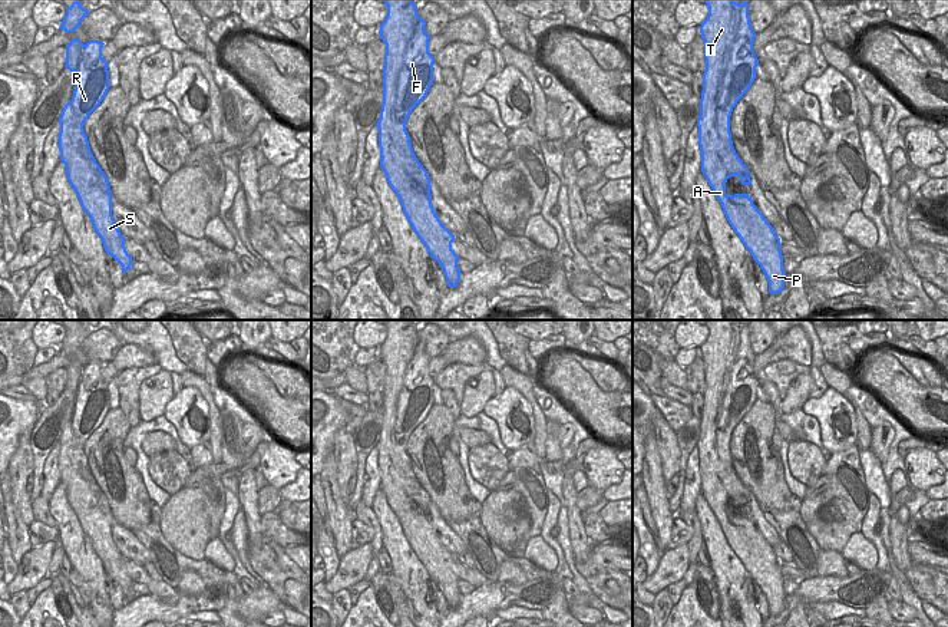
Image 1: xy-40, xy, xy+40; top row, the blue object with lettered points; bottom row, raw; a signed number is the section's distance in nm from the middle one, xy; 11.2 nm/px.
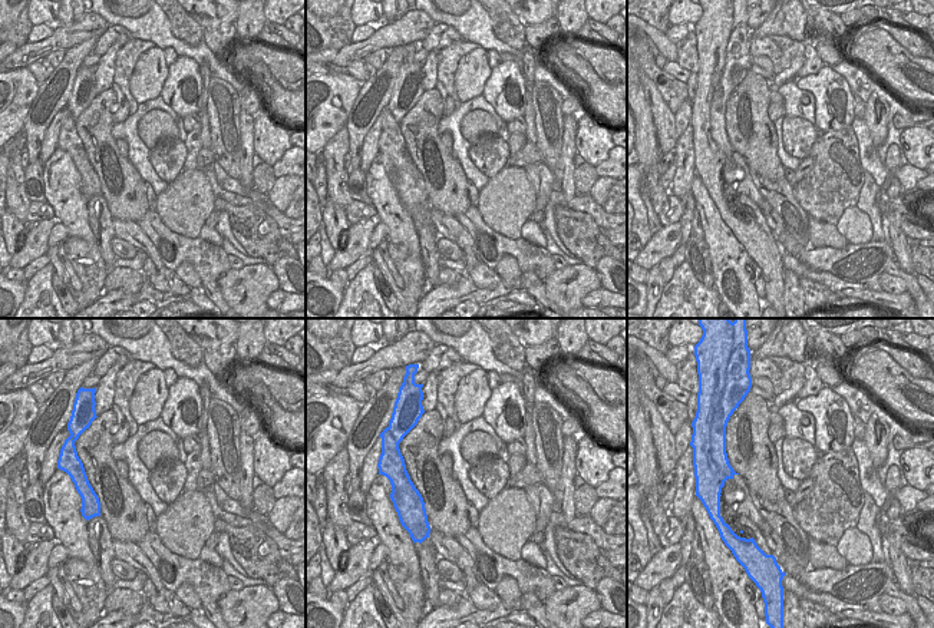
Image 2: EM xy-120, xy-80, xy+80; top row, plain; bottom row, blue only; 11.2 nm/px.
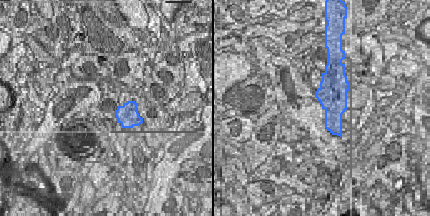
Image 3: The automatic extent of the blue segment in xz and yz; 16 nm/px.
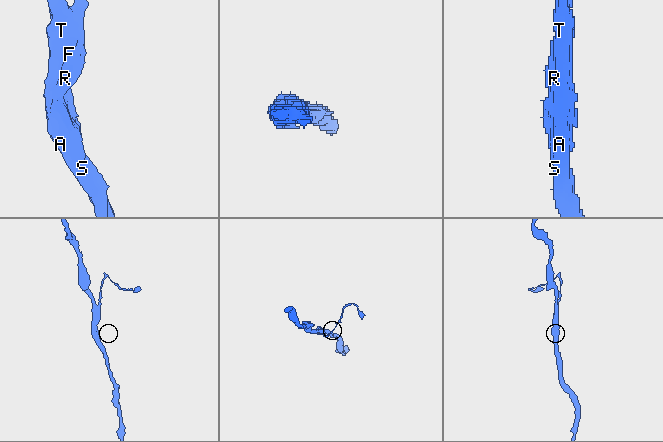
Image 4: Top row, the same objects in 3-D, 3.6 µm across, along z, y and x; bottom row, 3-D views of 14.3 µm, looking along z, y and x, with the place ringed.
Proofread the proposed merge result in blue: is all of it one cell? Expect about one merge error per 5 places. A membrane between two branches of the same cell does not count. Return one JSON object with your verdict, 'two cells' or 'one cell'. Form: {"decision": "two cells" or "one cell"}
{"decision": "two cells"}

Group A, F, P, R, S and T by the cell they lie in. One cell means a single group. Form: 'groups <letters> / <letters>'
groups A P S T / F R

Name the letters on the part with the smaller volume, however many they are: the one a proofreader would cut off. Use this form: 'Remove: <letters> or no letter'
Remove: F, R

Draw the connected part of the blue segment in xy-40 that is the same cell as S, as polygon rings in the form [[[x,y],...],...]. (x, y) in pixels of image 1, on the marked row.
[[[69,100],[59,118],[59,151],[60,161],[65,164],[69,184],[73,187],[83,211],[89,215],[93,230],[100,237],[106,254],[112,255],[122,267],[123,274],[132,270],[132,257],[125,247],[125,237],[120,234],[112,215],[112,195],[109,188],[102,189],[99,182],[93,187],[87,179],[86,171],[80,164],[79,152],[72,151],[73,133],[76,131],[77,118],[73,103]]]

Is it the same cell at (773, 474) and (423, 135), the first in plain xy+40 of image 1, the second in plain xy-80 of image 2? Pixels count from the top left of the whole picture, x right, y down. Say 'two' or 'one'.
one

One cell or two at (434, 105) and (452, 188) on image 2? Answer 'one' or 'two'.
one

